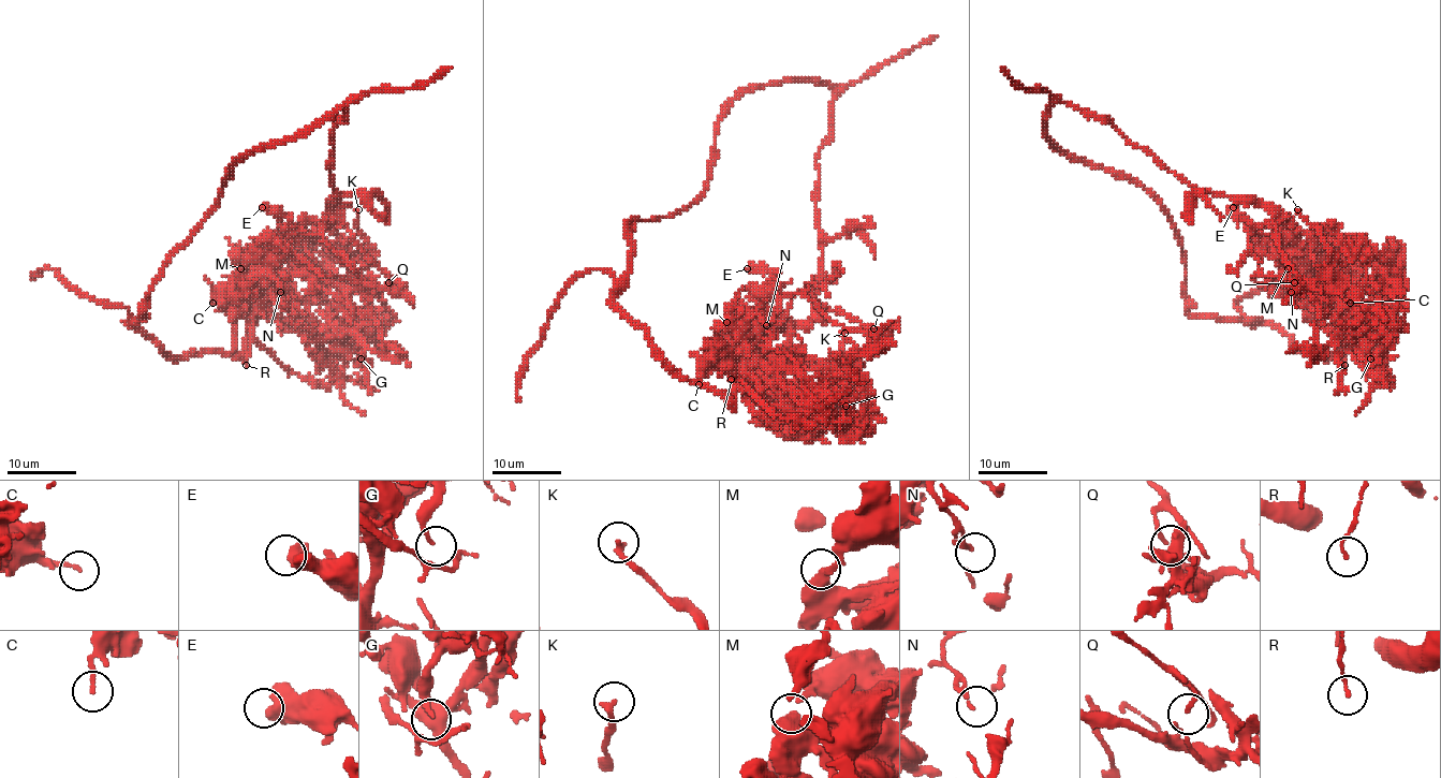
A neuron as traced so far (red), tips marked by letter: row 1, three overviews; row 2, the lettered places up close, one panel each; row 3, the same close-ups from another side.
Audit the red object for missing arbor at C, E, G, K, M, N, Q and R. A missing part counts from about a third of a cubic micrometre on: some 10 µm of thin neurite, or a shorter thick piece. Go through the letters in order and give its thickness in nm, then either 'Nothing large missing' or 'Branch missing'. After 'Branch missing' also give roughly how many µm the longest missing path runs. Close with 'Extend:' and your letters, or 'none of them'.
C: Thickness 180 nm. Nothing large missing
E: Thickness 600 nm. Nothing large missing
G: Thickness 100 nm. Nothing large missing
K: Thickness 240 nm. Nothing large missing
M: Thickness 320 nm. Nothing large missing
N: Thickness 120 nm. Nothing large missing
Q: Thickness 130 nm. Nothing large missing
R: Thickness 120 nm. Nothing large missing
Extend: none of them

